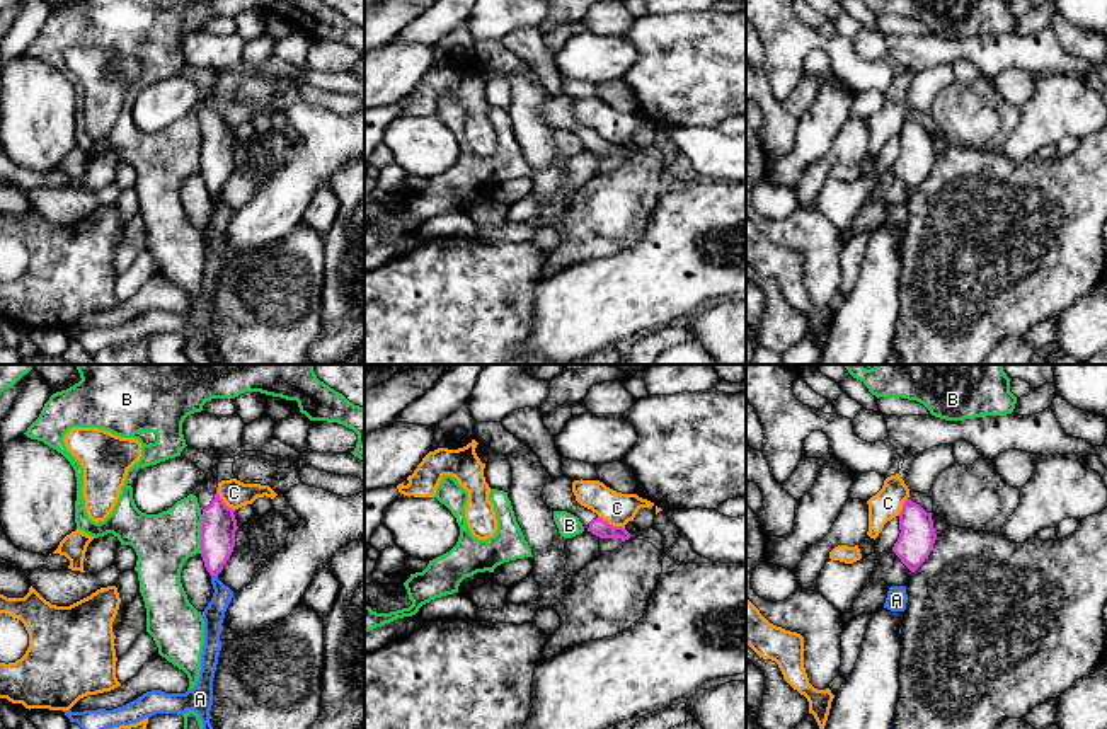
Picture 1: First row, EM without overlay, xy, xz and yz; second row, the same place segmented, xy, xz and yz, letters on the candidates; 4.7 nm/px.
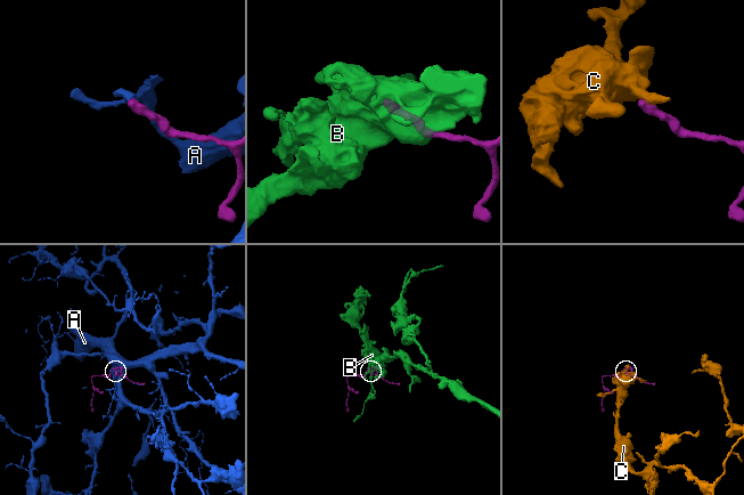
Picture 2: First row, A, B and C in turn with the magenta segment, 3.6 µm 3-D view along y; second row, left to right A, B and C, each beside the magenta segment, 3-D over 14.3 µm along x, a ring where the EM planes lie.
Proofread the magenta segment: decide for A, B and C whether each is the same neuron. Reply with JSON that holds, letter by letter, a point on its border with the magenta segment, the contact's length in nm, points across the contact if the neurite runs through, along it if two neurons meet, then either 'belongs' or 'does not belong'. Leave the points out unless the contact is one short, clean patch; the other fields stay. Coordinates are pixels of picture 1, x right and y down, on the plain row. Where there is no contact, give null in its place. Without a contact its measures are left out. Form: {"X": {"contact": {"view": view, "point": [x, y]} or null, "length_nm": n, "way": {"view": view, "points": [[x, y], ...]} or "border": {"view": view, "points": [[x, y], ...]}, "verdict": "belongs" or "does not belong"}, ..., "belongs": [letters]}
{"A": {"contact": {"view": "xy", "point": [215, 193]}, "length_nm": 30, "verdict": "does not belong"}, "B": {"contact": {"view": "xy", "point": [201, 152]}, "length_nm": 180, "verdict": "does not belong"}, "C": {"contact": {"view": "xz", "point": [612, 143]}, "length_nm": 140, "border": {"view": "xz", "points": [[598, 133], [624, 147]]}, "verdict": "does not belong"}, "belongs": []}

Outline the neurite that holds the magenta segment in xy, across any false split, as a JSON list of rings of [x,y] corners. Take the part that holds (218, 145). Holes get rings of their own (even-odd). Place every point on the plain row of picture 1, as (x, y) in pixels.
[[[208,97],[192,111],[198,116],[201,143],[201,175],[209,194],[218,194],[235,165],[235,128],[228,126],[218,112],[218,100]]]

